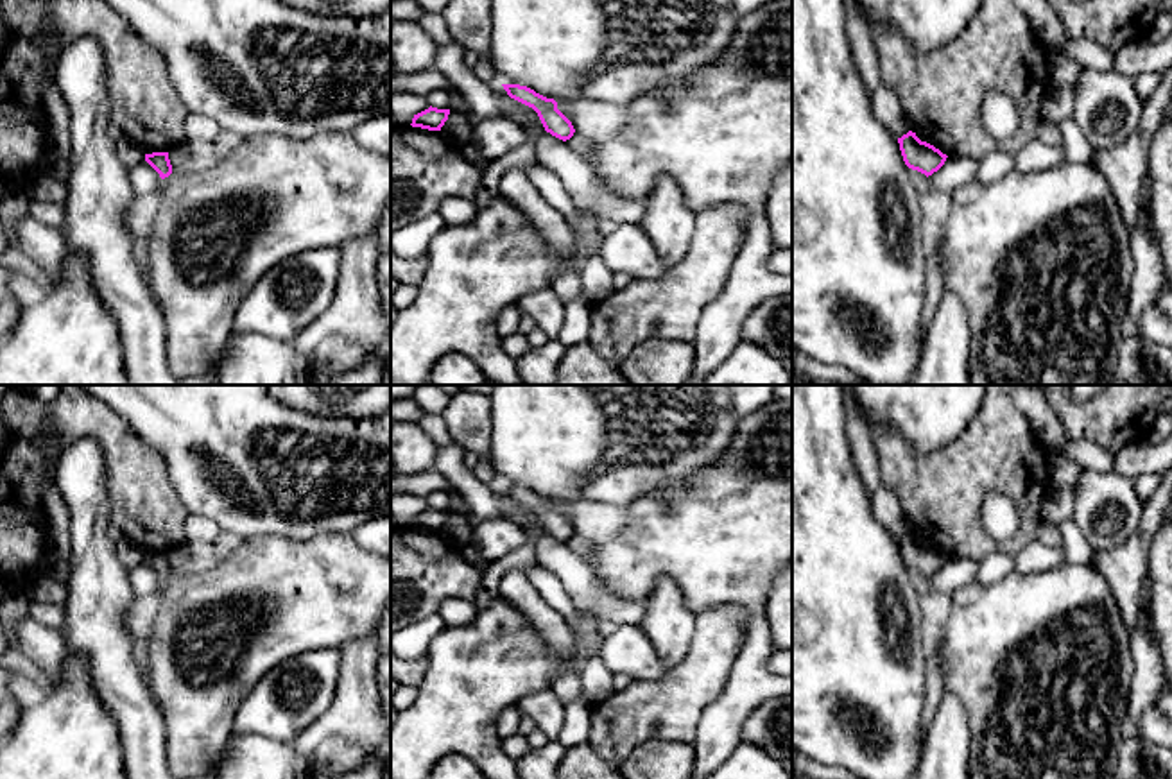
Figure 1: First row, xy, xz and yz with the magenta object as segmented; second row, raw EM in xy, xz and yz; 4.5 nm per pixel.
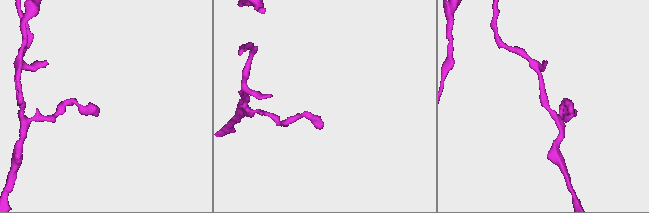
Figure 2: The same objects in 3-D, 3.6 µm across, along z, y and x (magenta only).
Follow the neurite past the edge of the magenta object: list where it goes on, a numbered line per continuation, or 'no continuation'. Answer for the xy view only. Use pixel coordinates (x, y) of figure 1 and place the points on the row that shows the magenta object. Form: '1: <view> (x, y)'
no continuation

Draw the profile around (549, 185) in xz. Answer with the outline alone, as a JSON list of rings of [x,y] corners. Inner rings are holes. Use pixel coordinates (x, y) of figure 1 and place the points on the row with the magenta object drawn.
[[[536,161],[527,174],[539,195],[563,215],[568,226],[575,226],[581,235],[588,235],[595,226],[602,224],[600,218],[586,217],[577,210],[556,172]]]

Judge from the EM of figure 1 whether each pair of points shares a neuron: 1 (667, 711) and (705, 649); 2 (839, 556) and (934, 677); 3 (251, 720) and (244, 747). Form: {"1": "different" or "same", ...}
{"1": "same", "2": "different", "3": "different"}

